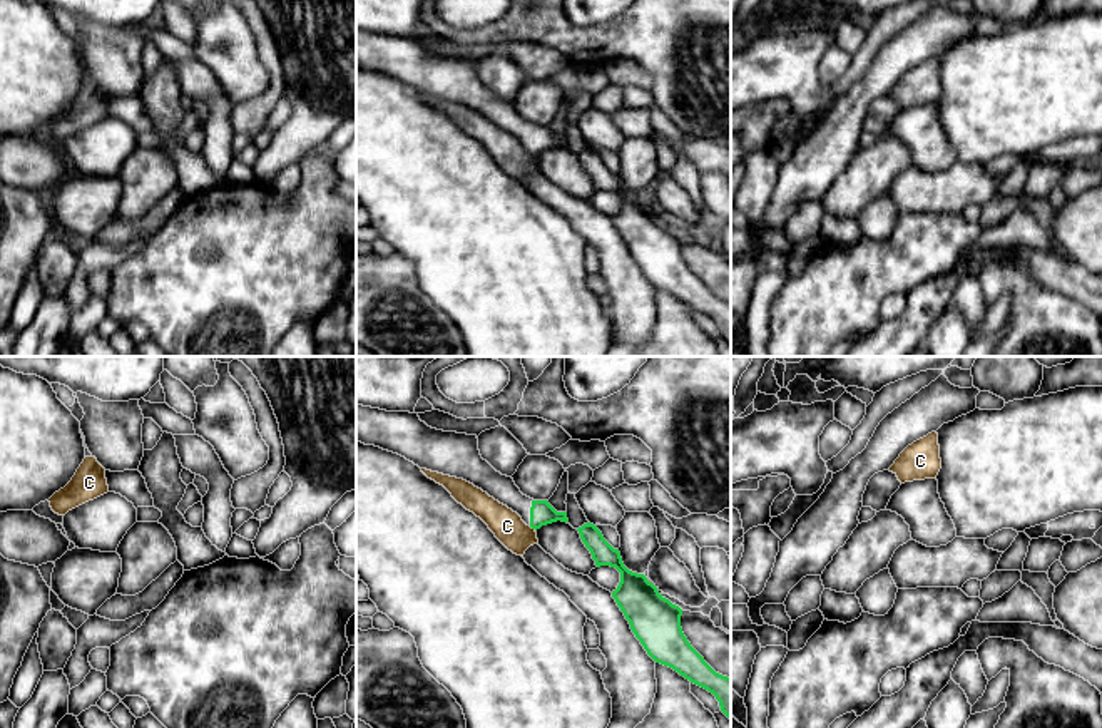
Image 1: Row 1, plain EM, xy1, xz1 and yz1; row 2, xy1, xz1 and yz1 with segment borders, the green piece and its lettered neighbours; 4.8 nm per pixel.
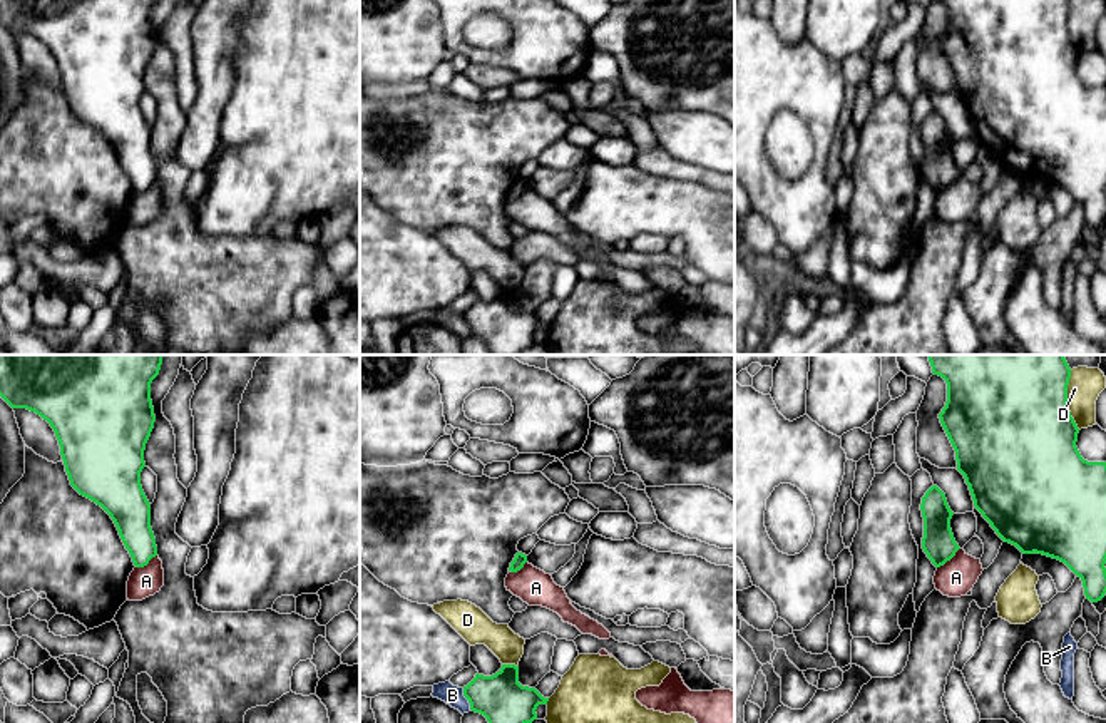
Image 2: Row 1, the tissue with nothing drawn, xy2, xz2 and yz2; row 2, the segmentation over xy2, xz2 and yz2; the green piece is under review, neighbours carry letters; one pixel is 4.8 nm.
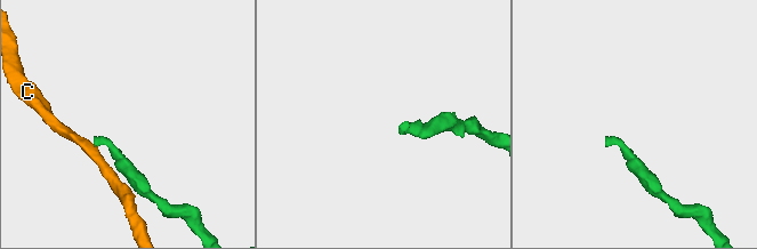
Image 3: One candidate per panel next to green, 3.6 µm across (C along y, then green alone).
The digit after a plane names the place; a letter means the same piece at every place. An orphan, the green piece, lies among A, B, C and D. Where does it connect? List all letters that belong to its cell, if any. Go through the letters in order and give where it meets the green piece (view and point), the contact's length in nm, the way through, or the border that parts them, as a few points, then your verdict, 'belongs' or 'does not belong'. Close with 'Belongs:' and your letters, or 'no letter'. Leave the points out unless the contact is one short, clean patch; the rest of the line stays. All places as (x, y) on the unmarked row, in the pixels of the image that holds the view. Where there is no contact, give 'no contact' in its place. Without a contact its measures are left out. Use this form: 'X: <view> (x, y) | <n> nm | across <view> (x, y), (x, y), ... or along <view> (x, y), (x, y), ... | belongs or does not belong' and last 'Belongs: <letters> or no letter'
A: yz2 (949, 184) | 150 nm | along yz2 (959, 173), (937, 193) | does not belong
B: xz2 (467, 323) | 120 nm | along xz2 (462, 313), (472, 335) | does not belong
C: xz1 (532, 153) | 40 nm | along xz1 (529, 151), (535, 154) | does not belong
D: yz2 (1066, 27) | 260 nm | does not belong
Belongs: no letter

